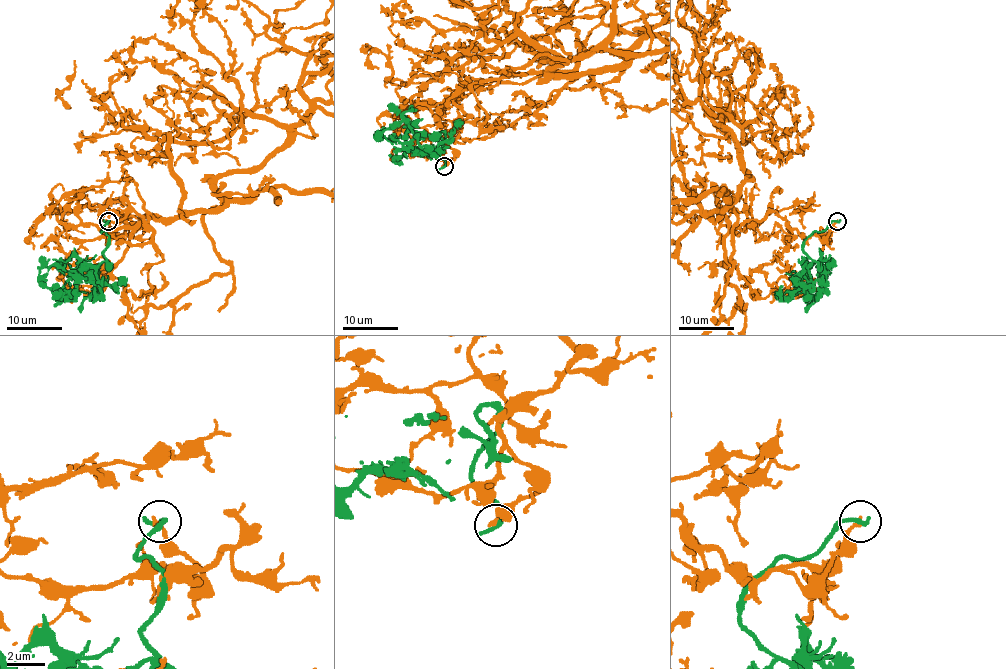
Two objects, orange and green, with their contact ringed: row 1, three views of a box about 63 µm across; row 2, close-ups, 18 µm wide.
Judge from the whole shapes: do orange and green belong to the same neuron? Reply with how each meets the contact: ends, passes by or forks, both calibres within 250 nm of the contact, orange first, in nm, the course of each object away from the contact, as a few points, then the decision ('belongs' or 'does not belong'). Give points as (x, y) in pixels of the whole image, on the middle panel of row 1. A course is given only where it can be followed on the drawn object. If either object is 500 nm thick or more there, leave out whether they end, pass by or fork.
orange ends | green ends | 240/320 nm | orange via (443, 167), (462, 66), (500, 43), (553, 75), (652, 35) | green via (443, 167), (436, 153), (445, 134), (440, 132), (439, 141), (432, 136), (438, 142), (431, 150), (388, 154) | does not belong

